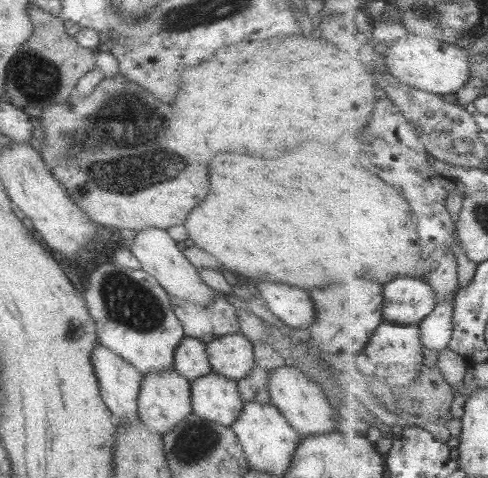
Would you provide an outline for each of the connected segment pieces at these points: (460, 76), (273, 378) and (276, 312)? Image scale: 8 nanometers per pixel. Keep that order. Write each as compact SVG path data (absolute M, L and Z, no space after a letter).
M409 34L397 40L384 55L389 73L400 82L426 92L441 94L458 94L470 80L471 68L468 56L470 50L463 50L455 45L446 44L432 37Z
M281 364L275 370L271 370L267 376L267 393L269 393L269 403L277 408L289 426L301 437L327 434L337 430L338 423L341 421L339 413L329 405L321 387L313 380L309 380L301 370L287 364Z
M258 281L257 291L265 308L290 328L307 328L314 320L314 304L309 294L282 282Z

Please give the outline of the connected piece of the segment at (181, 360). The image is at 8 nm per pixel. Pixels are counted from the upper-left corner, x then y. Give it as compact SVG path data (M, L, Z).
M183 336L173 352L173 369L189 381L212 372L207 360L206 343Z

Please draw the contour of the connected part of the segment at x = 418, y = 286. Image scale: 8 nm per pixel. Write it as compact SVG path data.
M424 275L397 276L384 285L384 320L397 324L420 324L438 304L437 290Z

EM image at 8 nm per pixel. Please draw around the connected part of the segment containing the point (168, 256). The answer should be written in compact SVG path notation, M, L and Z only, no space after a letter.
M161 228L139 230L129 242L129 249L138 260L140 269L150 274L157 281L157 284L173 298L181 298L185 302L205 306L211 300L215 300L217 296L225 297L224 293L213 290L201 281L201 277L197 275L197 269L185 259L185 256L181 253L182 250L177 248L177 244L165 230Z

